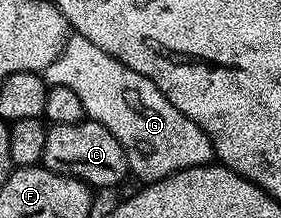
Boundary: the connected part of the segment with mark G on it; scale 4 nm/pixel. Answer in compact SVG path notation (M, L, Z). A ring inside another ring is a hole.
M68 35L61 54L49 62L41 75L48 85L69 86L81 98L84 113L121 142L130 175L140 176L140 181L160 180L216 159L215 147L201 125L181 114L149 78L129 70L117 58L105 54L101 46L93 46L89 38Z

